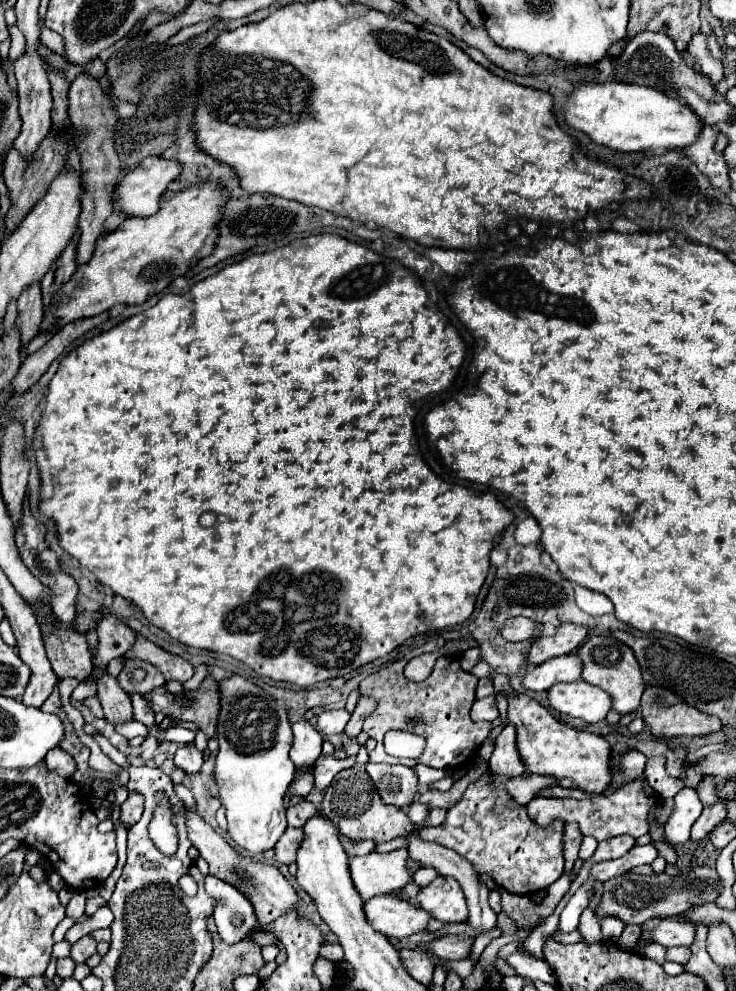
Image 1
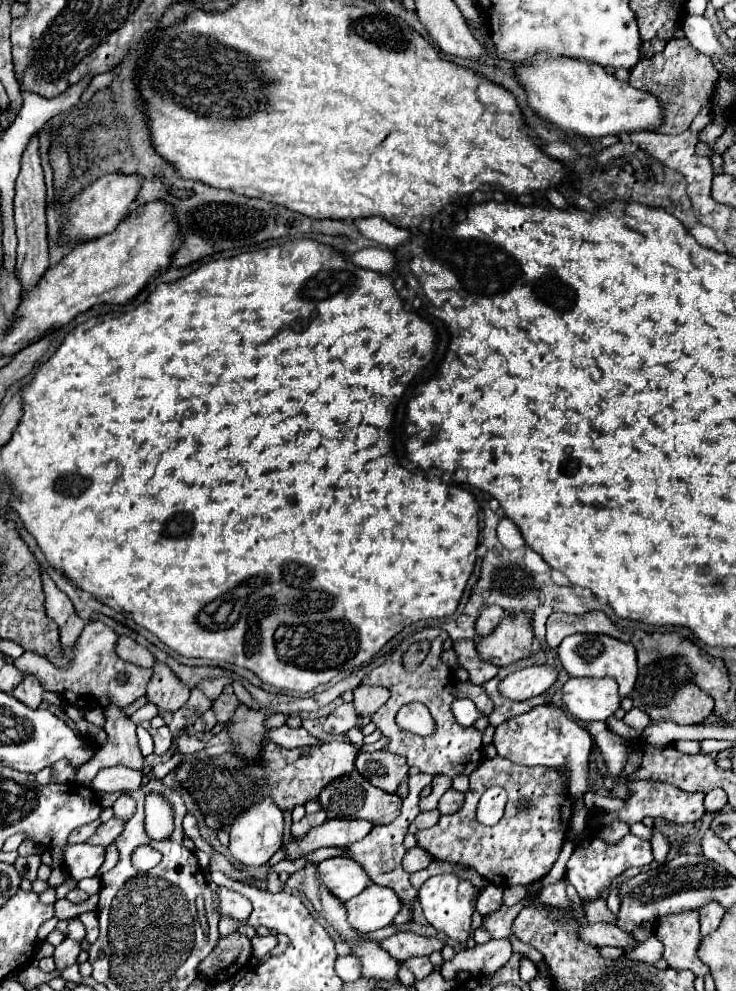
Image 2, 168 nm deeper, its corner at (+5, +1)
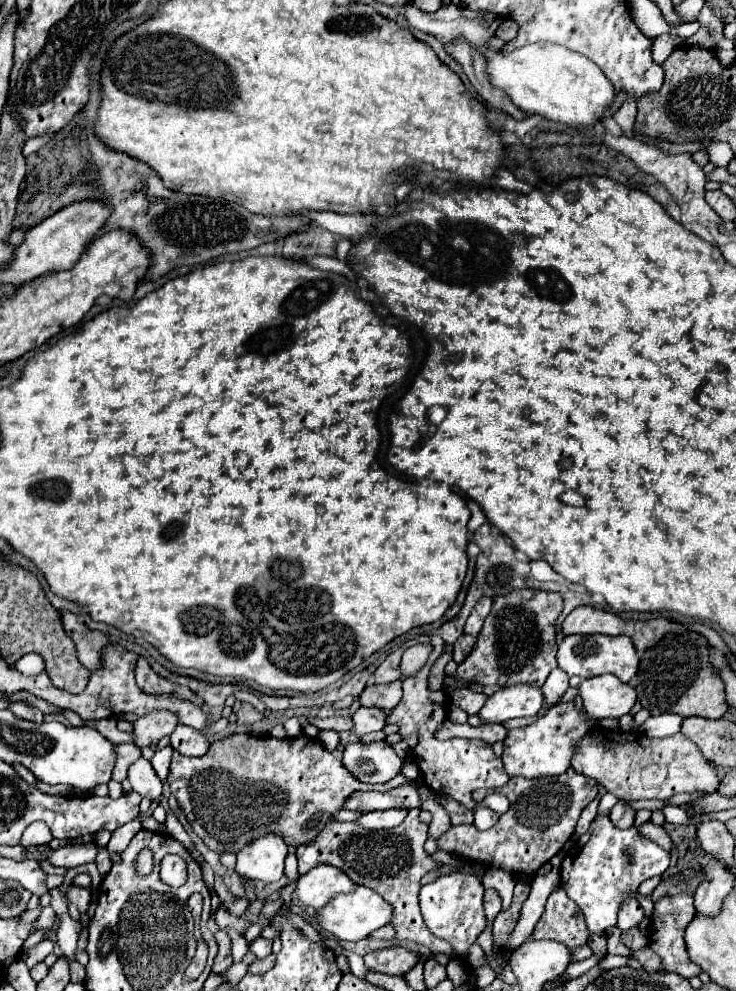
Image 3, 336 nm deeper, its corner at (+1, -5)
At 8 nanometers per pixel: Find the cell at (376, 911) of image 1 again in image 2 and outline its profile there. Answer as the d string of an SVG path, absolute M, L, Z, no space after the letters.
M369 886L359 896L345 902L347 922L359 934L369 934L373 930L385 928L393 922L395 914L401 910L401 902L393 890L385 886Z

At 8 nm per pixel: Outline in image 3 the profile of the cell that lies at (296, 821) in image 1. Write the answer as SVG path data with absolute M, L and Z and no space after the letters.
M421 808L409 810L409 816L397 826L389 830L365 830L359 828L353 822L329 822L325 828L317 834L317 840L309 844L301 844L297 848L297 858L299 858L299 874L309 872L311 868L319 864L331 864L335 868L341 868L355 884L373 888L377 894L385 896L385 900L393 906L393 926L397 930L399 940L415 940L419 944L425 944L437 952L453 954L453 948L433 936L429 928L425 928L425 922L421 920L421 910L419 910L419 880L433 868L439 866L433 858L429 858L423 850L423 844L427 840L427 830L429 826L419 820Z

